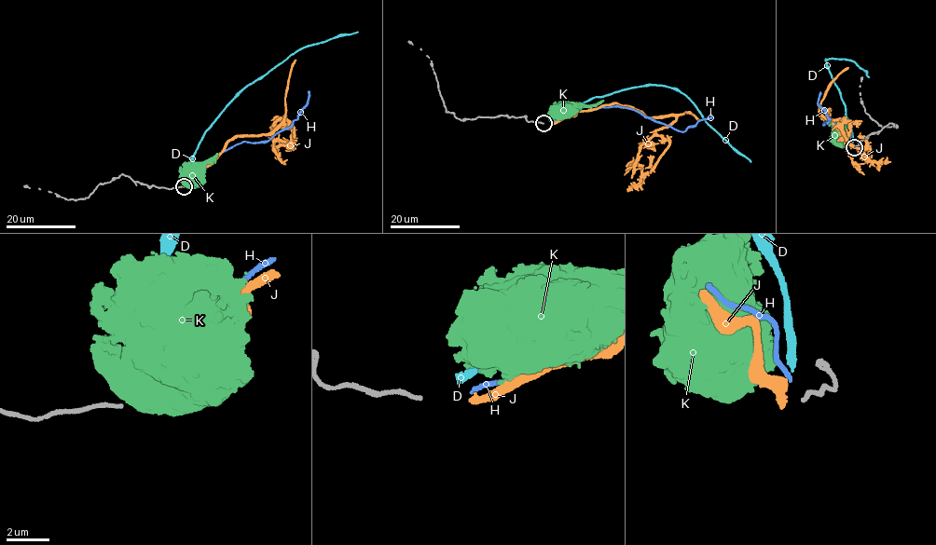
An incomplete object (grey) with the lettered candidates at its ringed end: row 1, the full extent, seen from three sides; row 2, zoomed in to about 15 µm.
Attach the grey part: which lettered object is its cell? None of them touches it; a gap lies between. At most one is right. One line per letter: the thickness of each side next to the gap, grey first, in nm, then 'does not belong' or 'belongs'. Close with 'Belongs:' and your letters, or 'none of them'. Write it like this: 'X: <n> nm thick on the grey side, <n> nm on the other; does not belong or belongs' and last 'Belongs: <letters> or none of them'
D: 170 nm thick on the grey side, 320 nm on the other; does not belong
H: 170 nm thick on the grey side, 200 nm on the other; belongs
J: 170 nm thick on the grey side, 320 nm on the other; does not belong
K: 170 nm thick on the grey side, 380 nm on the other; does not belong
Belongs: H

